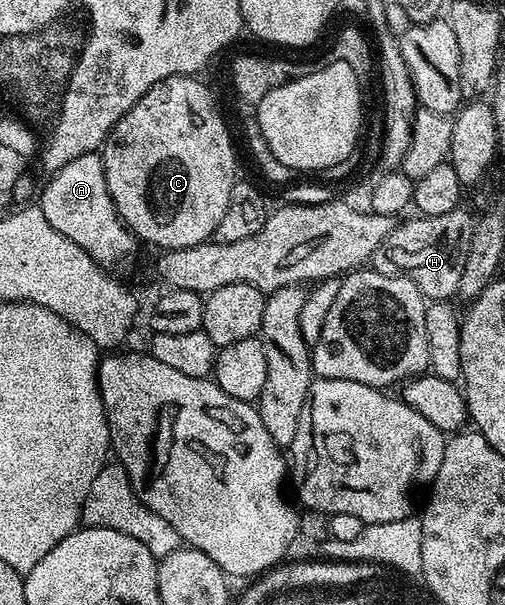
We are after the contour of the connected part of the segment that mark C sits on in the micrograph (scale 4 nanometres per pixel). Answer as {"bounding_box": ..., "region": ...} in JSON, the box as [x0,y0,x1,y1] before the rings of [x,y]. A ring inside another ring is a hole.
{"bounding_box":[100,74,239,250],"region":[[[190,74],[168,76],[155,82],[155,86],[151,86],[151,90],[147,90],[147,94],[143,94],[143,98],[139,98],[139,102],[135,102],[123,118],[119,118],[116,126],[109,131],[100,153],[107,190],[121,221],[138,241],[146,240],[157,250],[190,248],[206,243],[212,237],[215,226],[219,226],[219,218],[227,214],[231,190],[239,180],[237,156],[233,153],[229,128],[208,86],[197,79],[201,78]]]}

